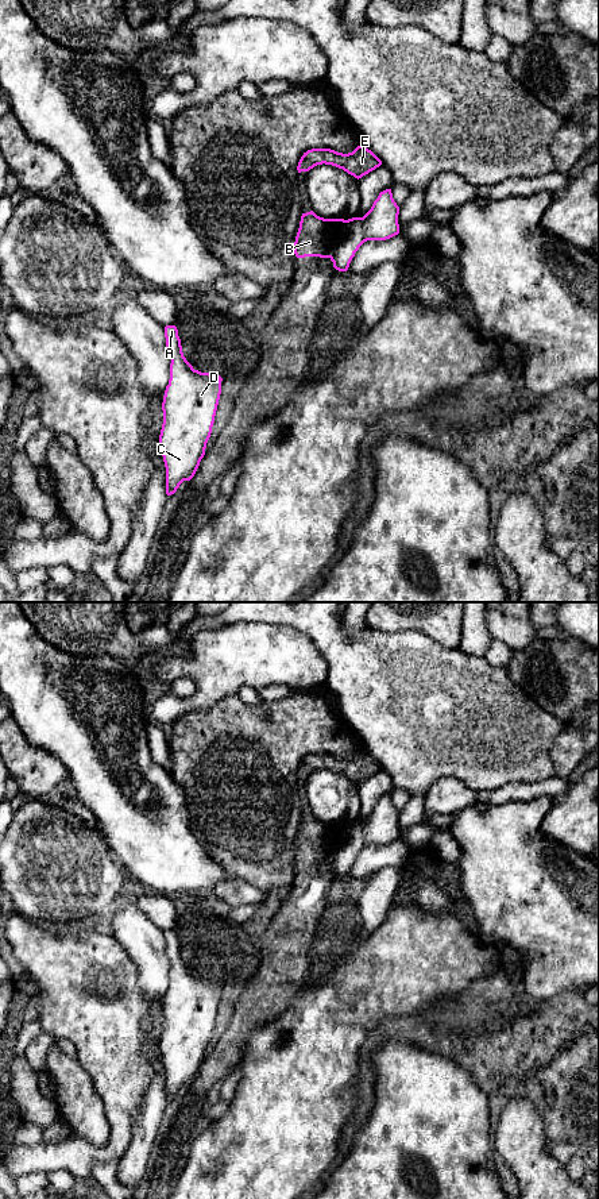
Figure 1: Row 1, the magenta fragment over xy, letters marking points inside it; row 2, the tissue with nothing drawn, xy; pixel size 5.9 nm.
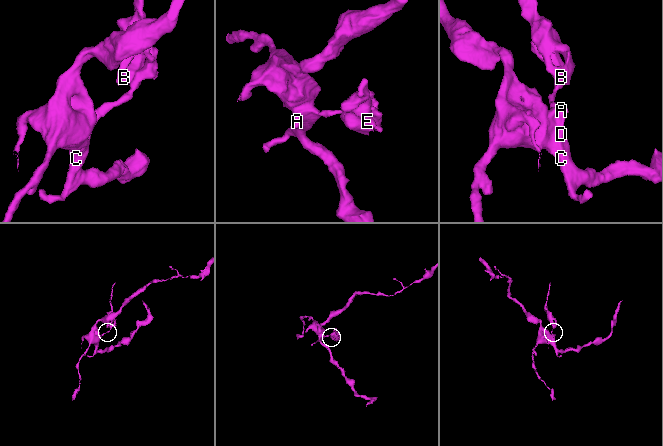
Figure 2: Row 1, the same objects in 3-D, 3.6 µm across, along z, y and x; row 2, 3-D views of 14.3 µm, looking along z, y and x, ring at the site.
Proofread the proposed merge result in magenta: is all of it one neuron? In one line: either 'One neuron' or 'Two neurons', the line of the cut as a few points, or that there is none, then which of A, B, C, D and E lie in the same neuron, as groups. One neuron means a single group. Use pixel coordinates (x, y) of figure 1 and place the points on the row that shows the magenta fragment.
Two neurons. Split along xy (346, 220), (346, 231), (339, 238), (329, 257). Groups: A C D / B E

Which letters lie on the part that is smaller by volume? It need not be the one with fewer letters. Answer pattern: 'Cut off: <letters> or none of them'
Cut off: B, E

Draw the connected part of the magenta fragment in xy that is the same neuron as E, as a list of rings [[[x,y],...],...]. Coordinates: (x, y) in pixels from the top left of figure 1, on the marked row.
[[[364,144],[358,146],[352,153],[343,154],[331,149],[312,149],[304,153],[297,170],[309,171],[317,165],[332,165],[343,169],[355,178],[362,178],[382,165],[382,161]]]

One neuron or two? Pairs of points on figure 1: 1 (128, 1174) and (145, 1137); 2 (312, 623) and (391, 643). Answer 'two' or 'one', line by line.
1: one
2: one

